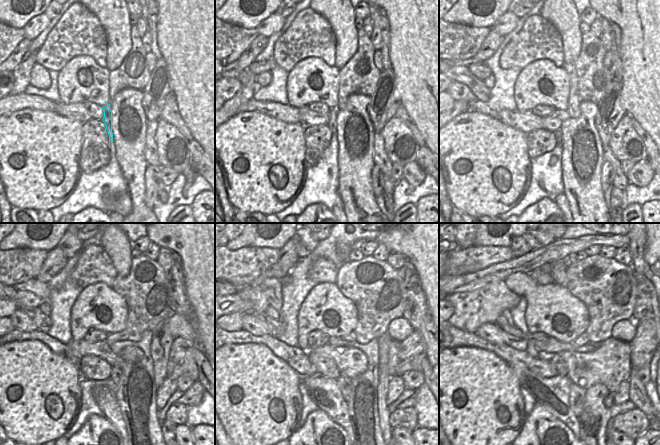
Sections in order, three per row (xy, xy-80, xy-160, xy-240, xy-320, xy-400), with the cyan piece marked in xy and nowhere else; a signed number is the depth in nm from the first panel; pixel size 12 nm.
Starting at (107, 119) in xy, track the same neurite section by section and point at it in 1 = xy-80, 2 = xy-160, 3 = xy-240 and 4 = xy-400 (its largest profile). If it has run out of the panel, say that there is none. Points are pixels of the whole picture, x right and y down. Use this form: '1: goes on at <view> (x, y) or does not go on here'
1: goes on at xy-80 (332, 124)
2: goes on at xy-160 (558, 134)
3: goes on at xy-240 (115, 374)
4: goes on at xy-400 (576, 394)

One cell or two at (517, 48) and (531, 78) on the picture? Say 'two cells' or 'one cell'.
two cells

